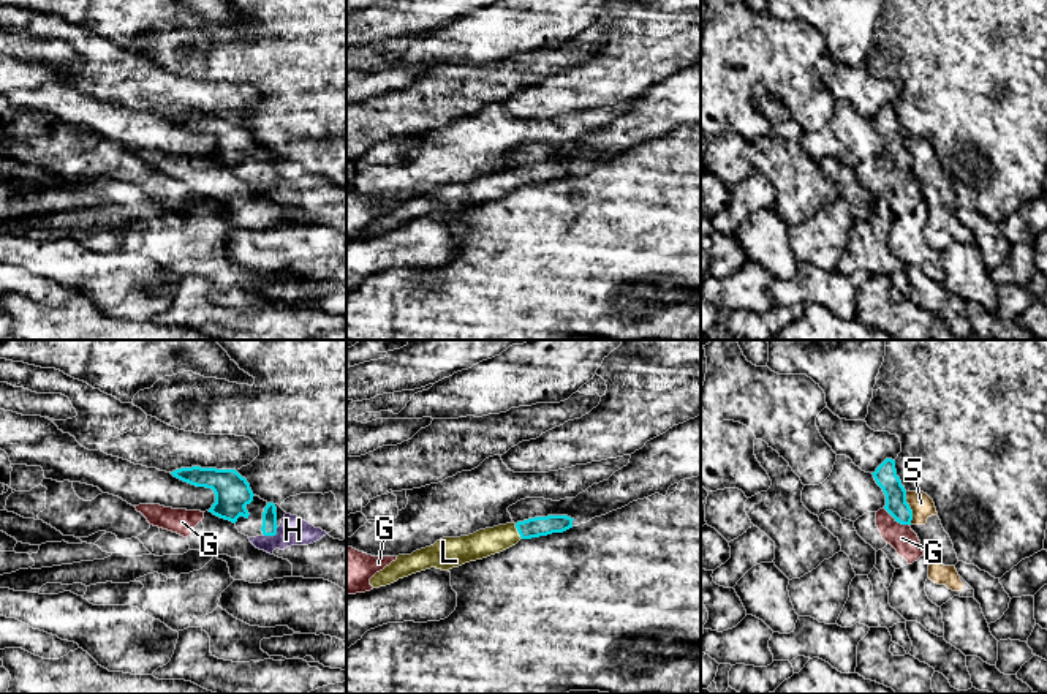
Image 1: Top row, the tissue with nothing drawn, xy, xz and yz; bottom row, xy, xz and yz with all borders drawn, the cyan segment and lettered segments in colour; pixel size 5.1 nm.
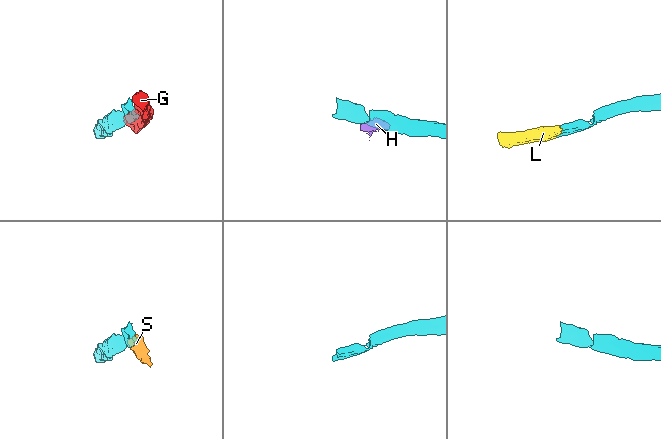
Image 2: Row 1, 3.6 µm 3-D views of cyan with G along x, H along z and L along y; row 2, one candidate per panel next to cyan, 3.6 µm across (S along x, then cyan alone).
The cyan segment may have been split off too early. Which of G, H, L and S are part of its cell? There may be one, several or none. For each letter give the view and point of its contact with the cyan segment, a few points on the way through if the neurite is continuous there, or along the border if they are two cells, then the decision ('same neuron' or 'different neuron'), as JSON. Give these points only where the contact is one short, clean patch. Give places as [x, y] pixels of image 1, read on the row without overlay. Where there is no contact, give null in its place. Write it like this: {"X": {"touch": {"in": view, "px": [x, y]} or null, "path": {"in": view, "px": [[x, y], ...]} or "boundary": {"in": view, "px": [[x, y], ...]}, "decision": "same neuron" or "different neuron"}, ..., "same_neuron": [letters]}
{"G": {"touch": {"in": "yz", "px": [897, 166]}, "boundary": {"in": "yz", "px": [[884, 154], [899, 168], [908, 171]]}, "decision": "different neuron"}, "H": {"touch": {"in": "xy", "px": [272, 181]}, "boundary": {"in": "xy", "px": [[279, 173], [274, 181], [264, 182]]}, "decision": "different neuron"}, "L": {"touch": {"in": "xz", "px": [517, 176]}, "path": {"in": "xz", "px": [[536, 173], [517, 176], [484, 188]]}, "decision": "same neuron"}, "S": {"touch": {"in": "yz", "px": [910, 154]}, "decision": "different neuron"}, "same_neuron": ["L"]}

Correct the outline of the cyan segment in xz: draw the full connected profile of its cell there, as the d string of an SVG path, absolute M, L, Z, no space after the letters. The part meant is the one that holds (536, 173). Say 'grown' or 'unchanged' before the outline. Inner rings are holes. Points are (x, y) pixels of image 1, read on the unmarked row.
grown | M568 161L535 163L479 175L468 182L443 183L433 191L416 196L411 201L399 201L395 207L370 224L370 231L373 234L386 232L430 213L449 217L465 209L500 199L516 191L520 185L563 179L573 174L573 166Z

